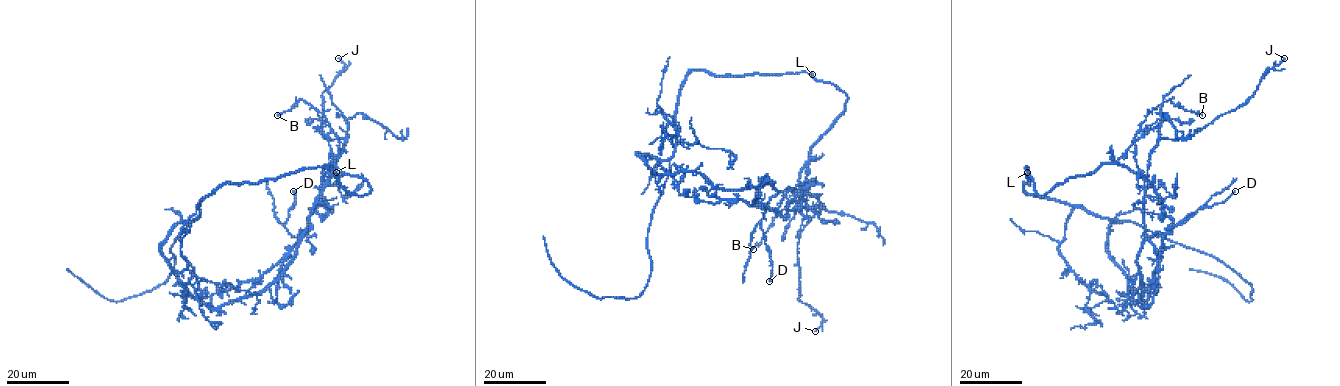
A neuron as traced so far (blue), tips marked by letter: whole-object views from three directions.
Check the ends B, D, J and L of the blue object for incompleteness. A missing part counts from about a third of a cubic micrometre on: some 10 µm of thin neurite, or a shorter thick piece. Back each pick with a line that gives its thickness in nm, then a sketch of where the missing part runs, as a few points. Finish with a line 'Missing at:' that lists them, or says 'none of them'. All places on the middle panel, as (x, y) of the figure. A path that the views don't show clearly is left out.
Missing at: none of them

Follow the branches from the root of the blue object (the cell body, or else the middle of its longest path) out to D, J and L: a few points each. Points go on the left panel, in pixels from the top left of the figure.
D: (216, 309), (264, 291), (291, 260), (300, 238), (284, 226), (295, 203), (293, 191)
J: (216, 309), (264, 291), (294, 255), (346, 139), (326, 139), (321, 131), (322, 94), (347, 67), (338, 58)
L: (216, 309), (199, 302), (163, 256), (168, 233), (226, 183), (336, 172)

